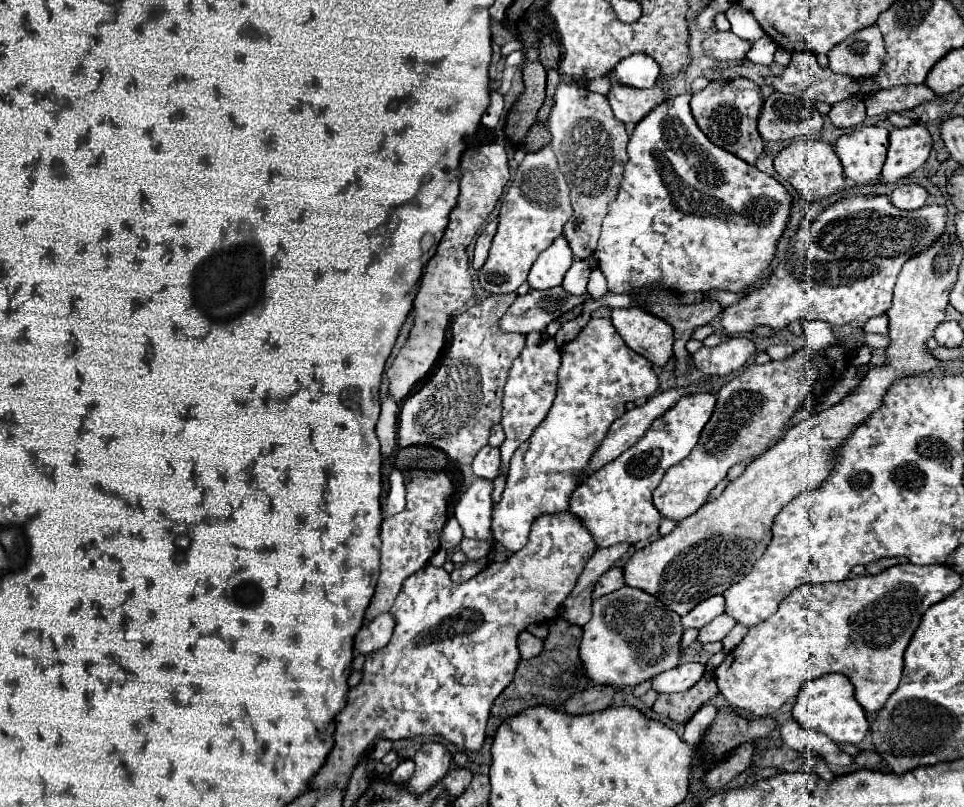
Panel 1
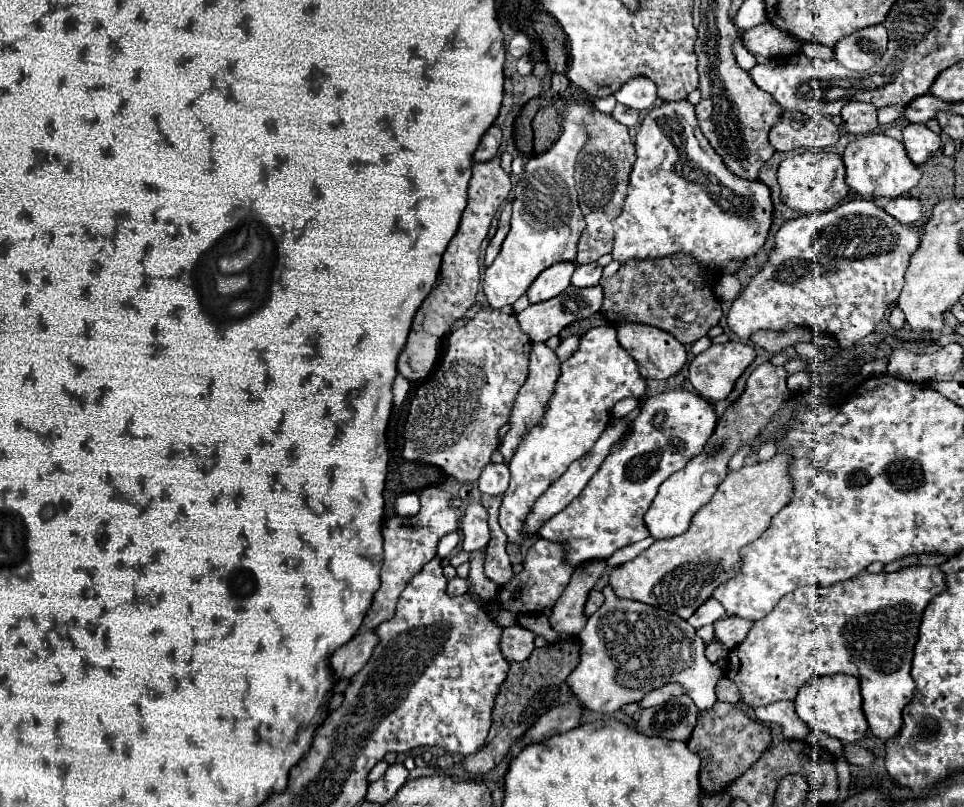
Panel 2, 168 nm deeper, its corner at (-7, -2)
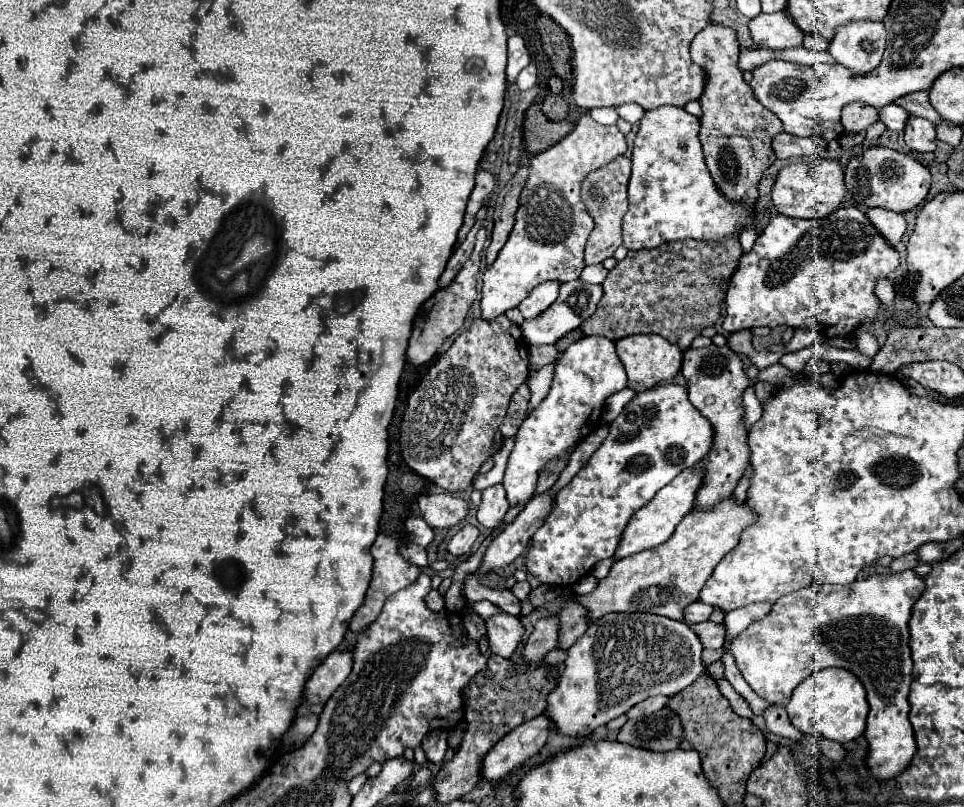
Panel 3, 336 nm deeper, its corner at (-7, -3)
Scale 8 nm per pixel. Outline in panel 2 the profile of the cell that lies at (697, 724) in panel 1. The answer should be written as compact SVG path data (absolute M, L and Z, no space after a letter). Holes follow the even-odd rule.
M609 590L605 592L605 604L587 620L579 642L579 664L567 678L567 686L589 712L611 714L671 682L679 684L683 694L687 694L699 710L707 710L717 702L715 684L723 676L723 670L705 658L705 642L697 636L695 628L677 614L641 602L619 600ZM621 674L629 676L629 686L617 682Z

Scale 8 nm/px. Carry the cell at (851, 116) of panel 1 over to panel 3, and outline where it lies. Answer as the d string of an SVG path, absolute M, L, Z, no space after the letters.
M849 103L841 115L841 123L849 133L865 133L877 119L879 113L865 103Z

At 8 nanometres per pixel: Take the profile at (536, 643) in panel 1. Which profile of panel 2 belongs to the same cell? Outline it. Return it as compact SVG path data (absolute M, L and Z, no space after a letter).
M509 626L503 628L501 632L501 640L499 640L499 650L503 654L503 658L511 660L511 662L523 662L523 658L527 658L527 654L533 652L533 640L535 634L521 628L521 626Z

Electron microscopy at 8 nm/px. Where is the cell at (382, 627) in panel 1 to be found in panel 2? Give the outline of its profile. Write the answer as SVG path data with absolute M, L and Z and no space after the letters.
M367 630L367 632L355 634L345 646L335 650L331 660L329 660L335 680L351 678L353 674L357 674L367 664L367 660L371 658L375 642L377 642L375 632Z

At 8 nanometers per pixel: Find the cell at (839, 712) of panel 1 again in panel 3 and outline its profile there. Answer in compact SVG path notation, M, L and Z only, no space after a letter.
M821 669L799 683L787 705L787 713L791 723L803 733L823 735L837 743L847 743L863 735L869 705L865 699L865 687L855 675L843 669Z

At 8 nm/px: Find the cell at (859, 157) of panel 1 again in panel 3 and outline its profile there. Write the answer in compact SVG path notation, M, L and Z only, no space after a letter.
M869 145L861 155L851 157L845 167L845 187L863 207L885 207L897 213L905 213L917 207L929 191L931 173L925 165L921 165L913 155L899 153L891 147Z

